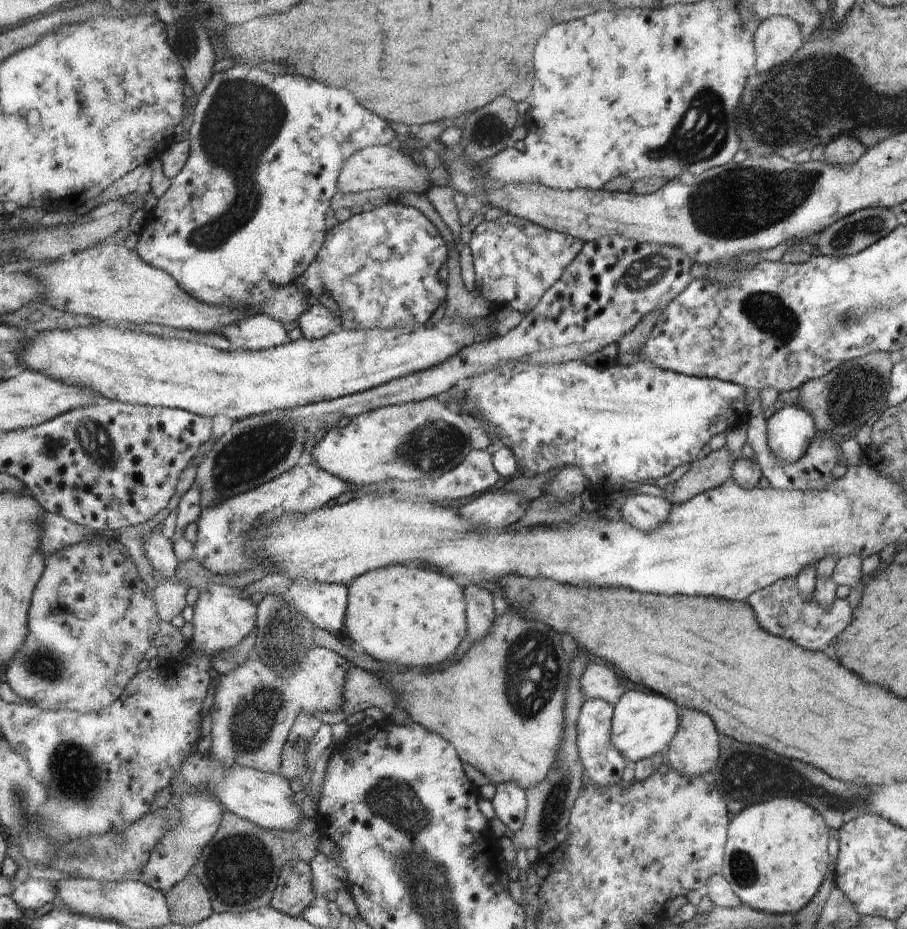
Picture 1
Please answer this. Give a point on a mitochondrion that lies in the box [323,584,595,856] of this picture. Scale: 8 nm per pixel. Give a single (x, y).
(531, 673)

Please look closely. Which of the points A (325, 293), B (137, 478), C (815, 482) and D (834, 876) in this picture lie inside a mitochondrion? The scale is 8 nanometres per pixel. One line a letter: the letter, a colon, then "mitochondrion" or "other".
A: other
B: other
C: other
D: other

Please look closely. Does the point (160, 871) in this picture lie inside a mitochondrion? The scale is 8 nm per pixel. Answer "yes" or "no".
no

